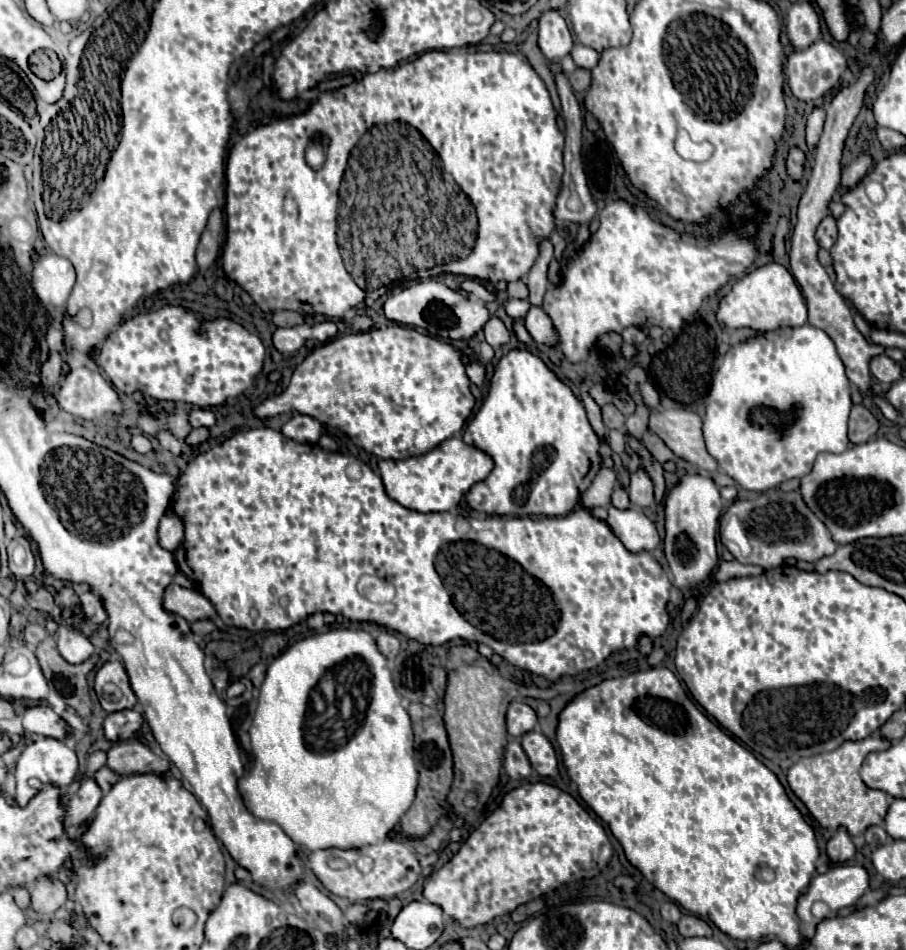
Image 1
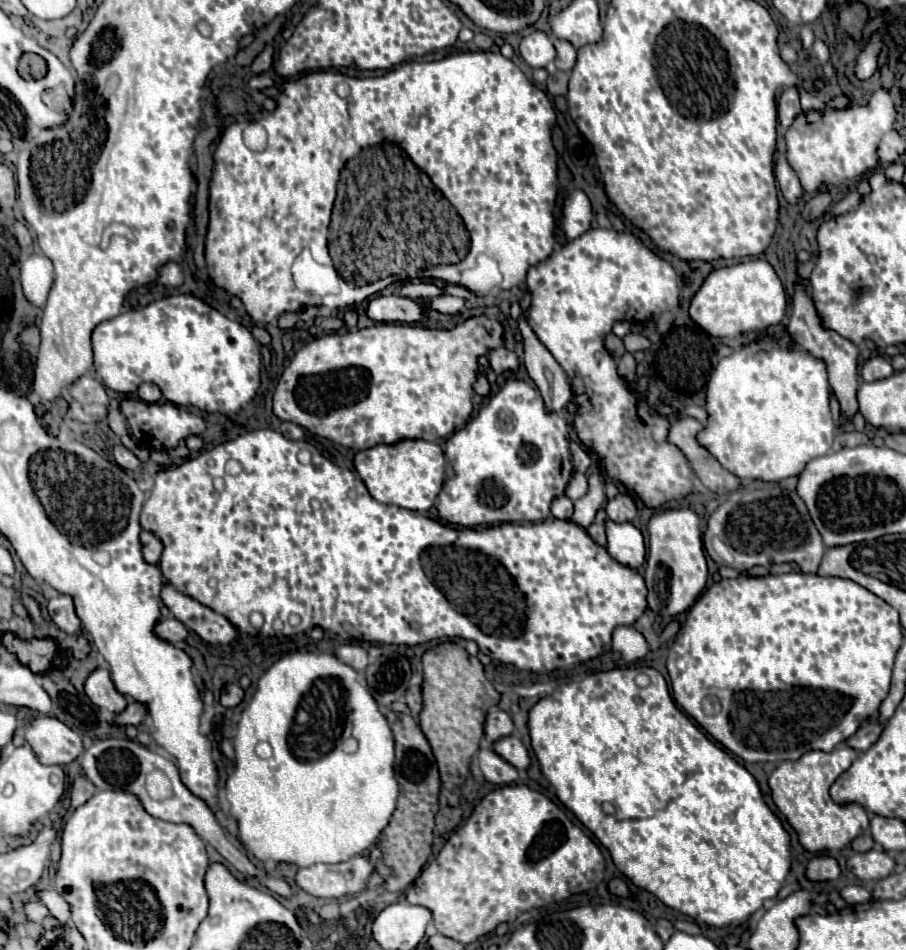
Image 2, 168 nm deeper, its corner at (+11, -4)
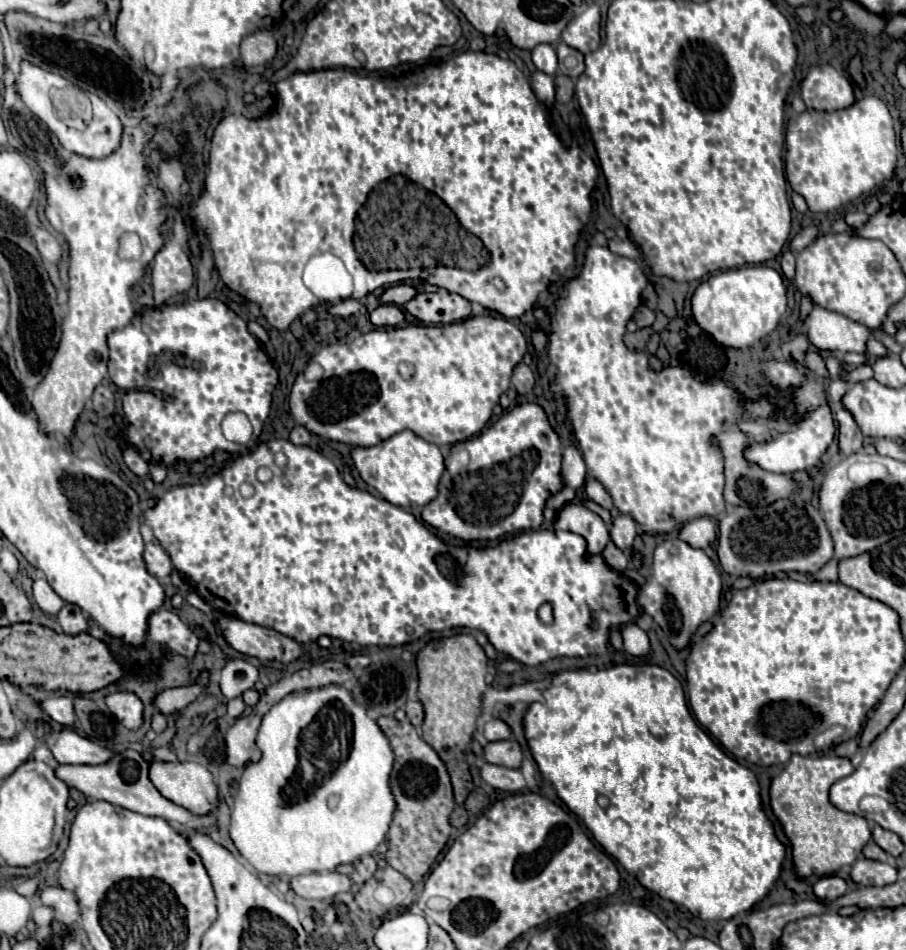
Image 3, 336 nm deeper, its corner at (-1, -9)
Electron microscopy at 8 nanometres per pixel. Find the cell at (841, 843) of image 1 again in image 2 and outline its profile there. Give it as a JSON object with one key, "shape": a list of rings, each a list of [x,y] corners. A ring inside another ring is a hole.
{"shape":[[[818,855],[814,857],[808,867],[806,867],[806,877],[812,883],[818,881],[834,881],[840,875],[840,867],[836,863],[836,859],[832,859],[830,855]]]}

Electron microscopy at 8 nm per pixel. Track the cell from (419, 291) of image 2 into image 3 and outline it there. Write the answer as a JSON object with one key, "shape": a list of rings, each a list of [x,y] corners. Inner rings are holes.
{"shape":[[[398,284],[398,286],[388,288],[388,290],[382,294],[382,302],[386,302],[386,304],[396,304],[396,306],[404,306],[404,304],[406,304],[408,300],[412,300],[416,294],[418,294],[418,290],[416,290],[414,286]]]}

